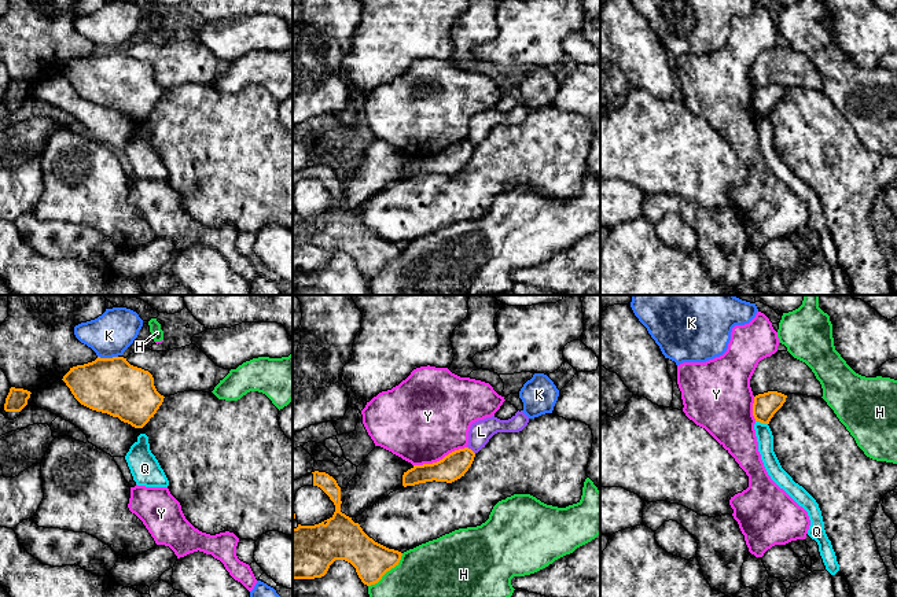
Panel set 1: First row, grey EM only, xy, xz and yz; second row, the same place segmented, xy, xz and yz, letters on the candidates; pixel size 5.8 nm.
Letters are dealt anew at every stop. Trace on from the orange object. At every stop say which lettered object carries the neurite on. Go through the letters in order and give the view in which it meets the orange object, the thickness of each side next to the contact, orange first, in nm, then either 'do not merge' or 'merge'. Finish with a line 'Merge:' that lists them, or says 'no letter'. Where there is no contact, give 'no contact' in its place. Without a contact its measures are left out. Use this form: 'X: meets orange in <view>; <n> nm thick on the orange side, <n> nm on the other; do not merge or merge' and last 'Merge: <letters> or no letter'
H: meets orange in xz; 220 nm thick on the orange side, 480 nm on the other; do not merge
K: meets orange in xy; 320 nm thick on the orange side, 260 nm on the other; do not merge
L: meets orange in xz; 160 nm thick on the orange side, 140 nm on the other; do not merge
Q: meets orange in yz; 150 nm thick on the orange side, 100 nm on the other; do not merge
Y: meets orange in xz; 160 nm thick on the orange side, 480 nm on the other; do not merge
Merge: no letter

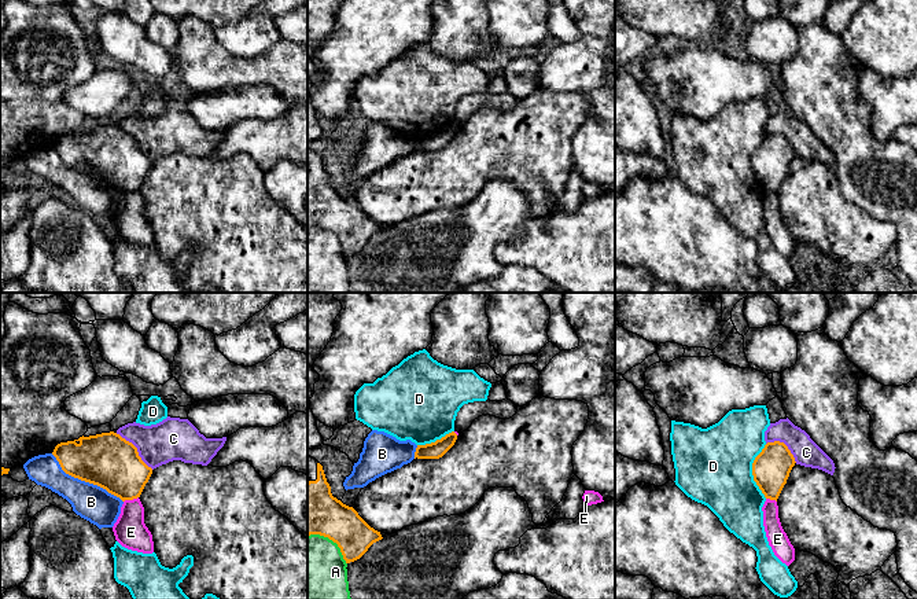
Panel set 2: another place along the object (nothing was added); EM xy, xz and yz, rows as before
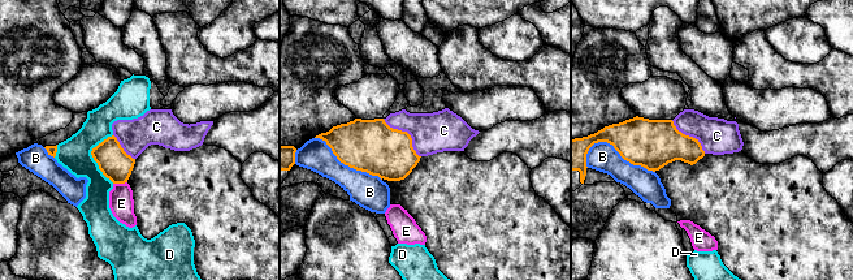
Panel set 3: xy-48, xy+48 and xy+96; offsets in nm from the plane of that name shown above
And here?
A: meets orange in xz; 300 nm thick on the orange side, 460 nm on the other; do not merge
B: meets orange in xy; 320 nm thick on the orange side, 200 nm on the other; do not merge
C: meets orange in xy; 320 nm thick on the orange side, 260 nm on the other; do not merge
D: meets orange in yz; 220 nm thick on the orange side, 440 nm on the other; do not merge
E: meets orange in xy; 320 nm thick on the orange side, 190 nm on the other; do not merge
Merge: no letter

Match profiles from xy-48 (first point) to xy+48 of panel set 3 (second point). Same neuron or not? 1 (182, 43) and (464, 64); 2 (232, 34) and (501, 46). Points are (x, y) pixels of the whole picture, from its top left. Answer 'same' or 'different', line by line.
1: same
2: same

